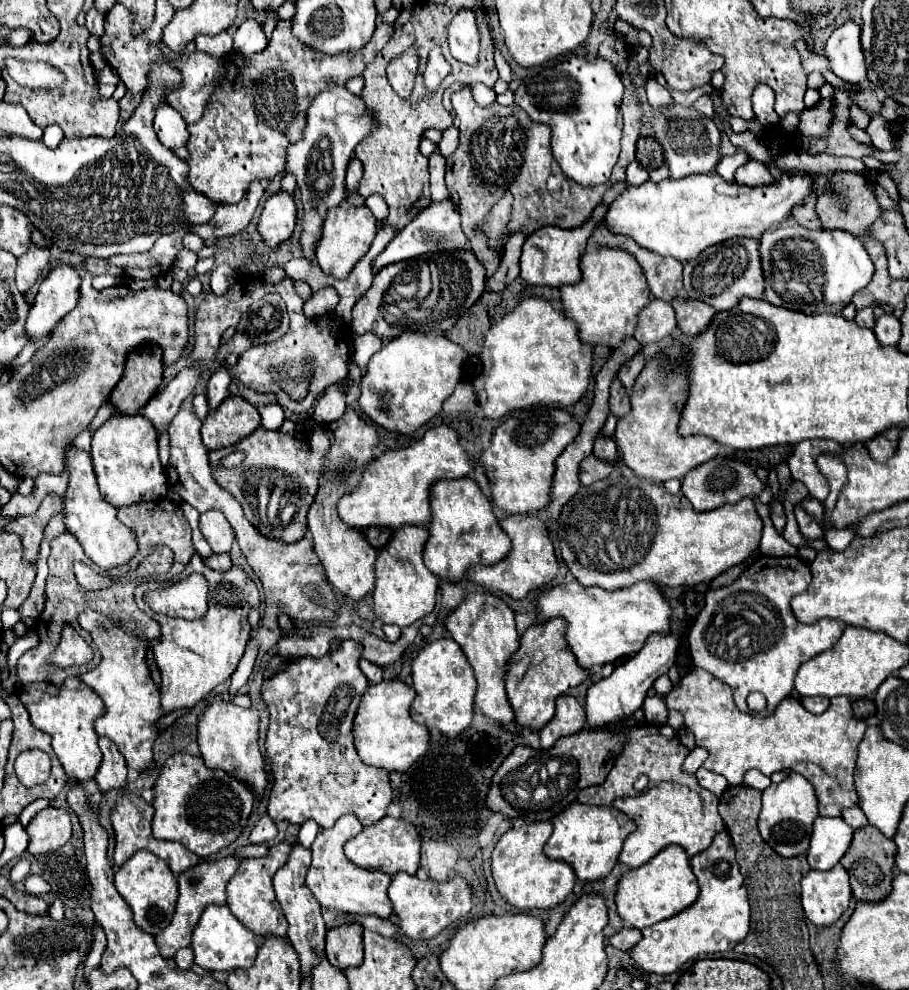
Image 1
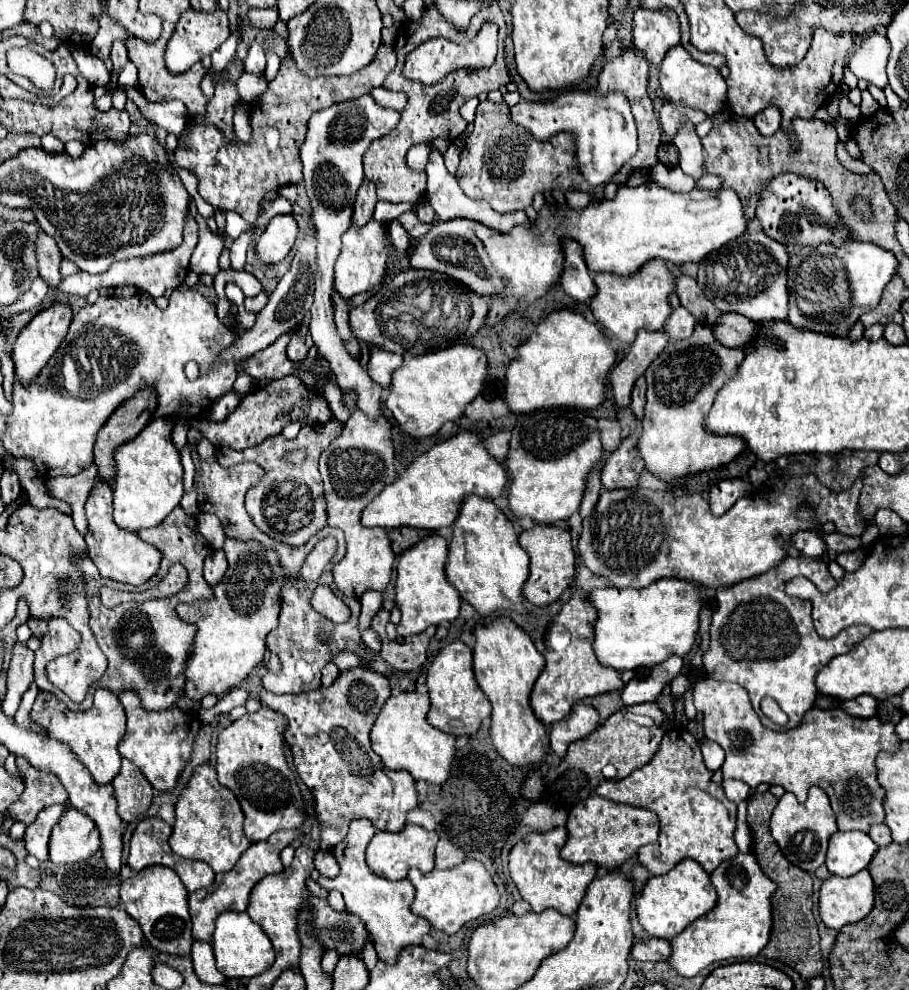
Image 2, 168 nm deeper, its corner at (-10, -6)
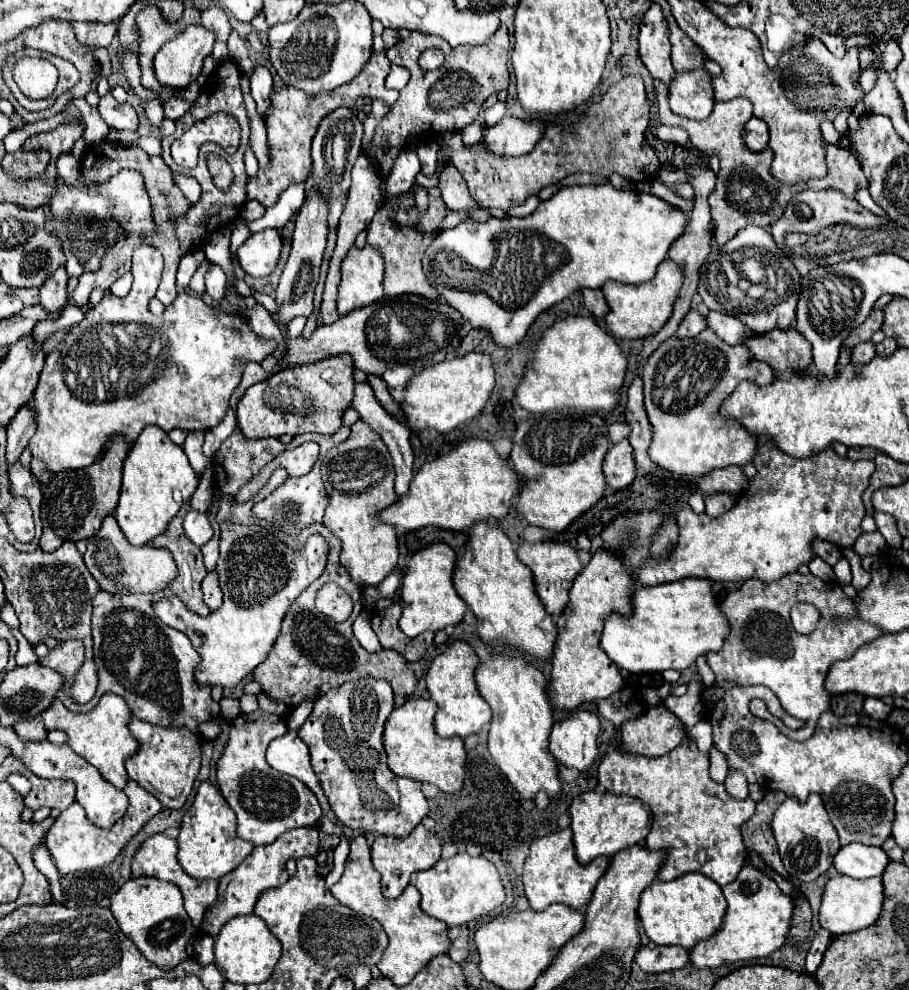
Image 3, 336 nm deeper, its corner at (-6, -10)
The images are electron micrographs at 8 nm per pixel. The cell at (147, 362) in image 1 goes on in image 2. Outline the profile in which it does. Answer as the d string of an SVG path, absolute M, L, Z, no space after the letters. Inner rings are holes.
M143 388L131 400L121 404L109 422L99 430L95 442L95 464L99 466L99 480L113 484L115 480L115 450L135 438L143 426L153 418L157 396L153 388Z

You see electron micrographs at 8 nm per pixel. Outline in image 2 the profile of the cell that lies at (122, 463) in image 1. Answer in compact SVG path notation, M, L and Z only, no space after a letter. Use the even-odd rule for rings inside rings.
M153 418L133 440L115 452L117 476L113 482L113 518L115 524L129 532L157 526L167 514L179 506L183 492L181 456L171 440L173 418Z

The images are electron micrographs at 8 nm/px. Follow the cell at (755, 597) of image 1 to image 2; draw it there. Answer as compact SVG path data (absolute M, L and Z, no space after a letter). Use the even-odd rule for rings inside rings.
M787 556L777 568L765 574L719 590L713 608L711 642L709 650L703 654L703 666L707 676L713 680L737 682L747 688L753 708L767 722L769 728L773 724L759 710L759 702L763 696L773 696L781 710L789 716L787 728L797 728L803 716L815 704L817 672L831 658L835 658L837 654L847 654L857 642L861 642L873 632L869 626L851 626L831 640L821 638L813 628L811 602L789 598L785 594L785 584L795 576L809 578L821 592L831 592L837 586L823 560L807 556Z

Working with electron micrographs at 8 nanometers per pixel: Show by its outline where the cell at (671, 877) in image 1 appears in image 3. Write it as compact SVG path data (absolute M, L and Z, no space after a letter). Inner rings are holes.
M687 872L671 882L655 880L651 886L647 886L639 902L639 920L651 942L659 946L673 944L691 948L695 942L719 930L725 908L727 902L719 884L699 872Z

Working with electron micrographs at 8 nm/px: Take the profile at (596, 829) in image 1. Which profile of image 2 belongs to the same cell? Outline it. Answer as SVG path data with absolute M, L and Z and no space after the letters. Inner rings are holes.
M591 794L589 798L577 802L571 808L567 830L569 830L569 840L561 850L561 856L565 860L573 864L595 862L603 870L615 870L625 860L635 856L639 846L655 842L659 834L659 822L655 812L631 804L617 804L597 794Z

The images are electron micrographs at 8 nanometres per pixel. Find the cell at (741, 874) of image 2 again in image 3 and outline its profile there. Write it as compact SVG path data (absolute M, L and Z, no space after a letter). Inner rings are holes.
M745 862L735 882L723 886L727 898L727 912L721 928L705 940L699 940L689 950L689 962L695 968L717 968L721 964L763 958L785 944L789 932L789 920L793 914L793 900L781 892L781 888L757 868Z

